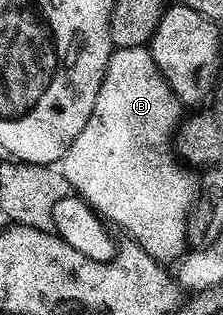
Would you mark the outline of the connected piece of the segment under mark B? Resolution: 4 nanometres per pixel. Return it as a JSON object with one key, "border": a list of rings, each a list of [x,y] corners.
{"border":[[[119,47],[111,50],[110,60],[104,73],[104,81],[100,85],[100,93],[96,93],[96,105],[92,109],[92,117],[88,121],[88,125],[84,125],[84,129],[80,129],[80,137],[76,137],[76,141],[72,141],[68,153],[60,160],[60,168],[64,173],[64,177],[70,182],[71,188],[79,196],[82,196],[103,220],[110,223],[112,221],[116,226],[123,227],[130,234],[127,236],[133,242],[139,243],[150,256],[163,265],[170,265],[170,262],[173,264],[175,261],[181,260],[187,250],[186,227],[190,224],[190,217],[198,198],[200,186],[196,175],[189,171],[191,168],[176,154],[176,136],[179,134],[180,124],[184,119],[182,111],[184,112],[183,103],[180,102],[176,97],[176,93],[170,88],[170,82],[162,75],[156,61],[150,56],[146,47]]]}

